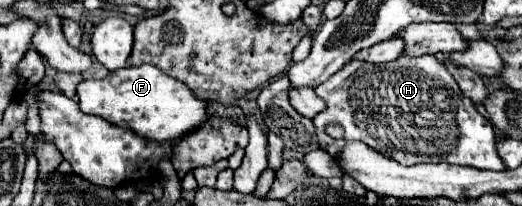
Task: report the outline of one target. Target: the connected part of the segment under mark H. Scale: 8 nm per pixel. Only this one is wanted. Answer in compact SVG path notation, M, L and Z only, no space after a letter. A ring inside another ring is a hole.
M401 56L399 60L387 64L351 60L333 78L319 84L315 92L327 102L327 110L313 118L319 146L333 158L339 158L347 142L365 142L373 150L381 152L383 156L389 156L403 166L423 162L447 162L479 170L505 170L505 164L495 148L495 132L491 122L475 110L475 104L465 98L453 76L435 56ZM327 124L343 126L343 138L333 140L325 132Z

